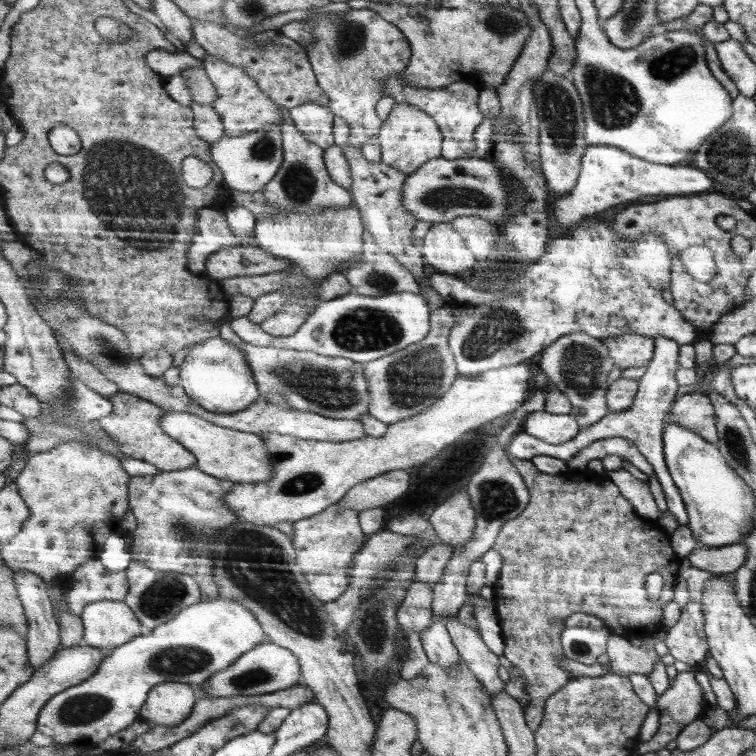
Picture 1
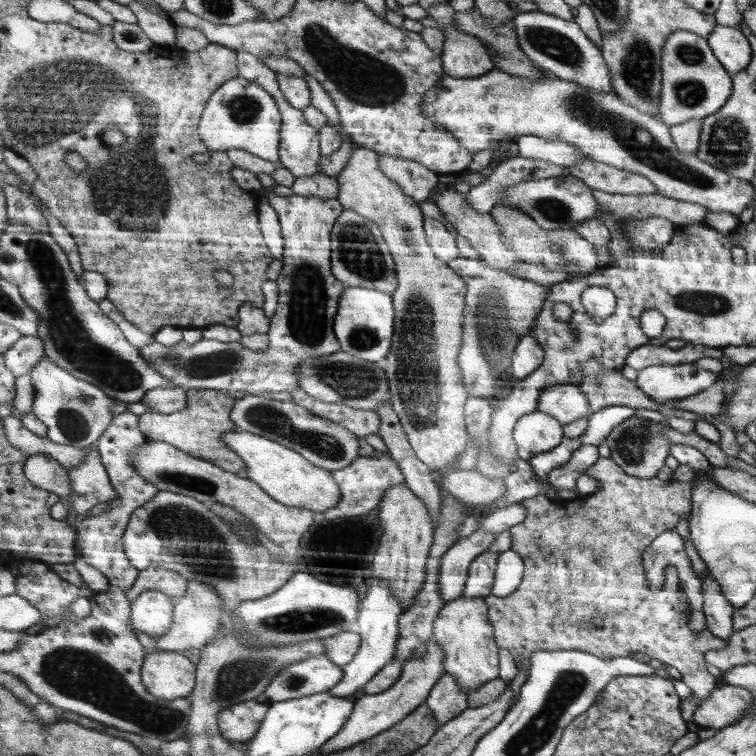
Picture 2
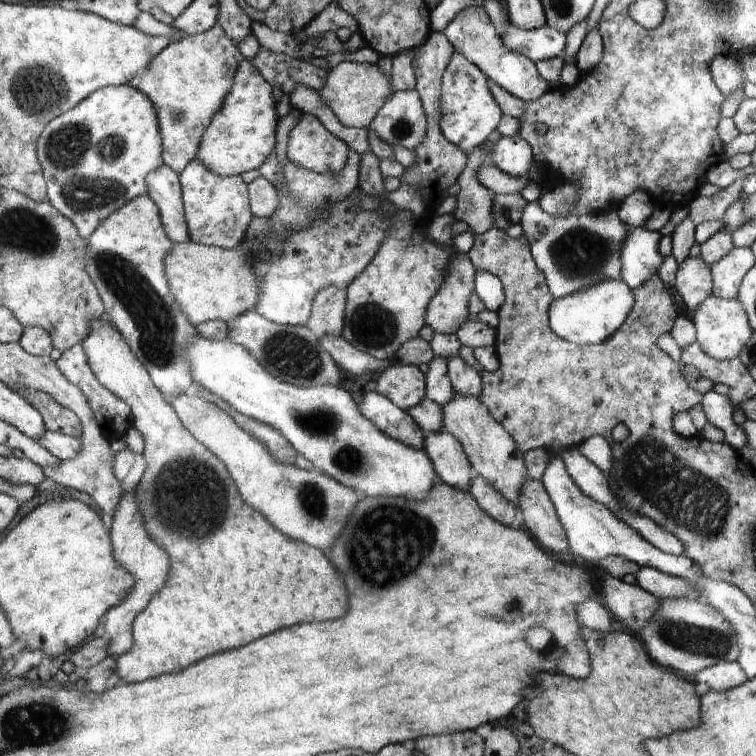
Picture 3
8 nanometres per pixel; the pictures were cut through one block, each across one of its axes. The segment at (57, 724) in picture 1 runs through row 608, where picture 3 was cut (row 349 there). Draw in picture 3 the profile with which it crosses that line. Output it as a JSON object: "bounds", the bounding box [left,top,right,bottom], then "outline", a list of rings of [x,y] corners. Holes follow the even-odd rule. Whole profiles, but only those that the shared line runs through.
{"bounds":[186,330,437,501],"outline":[[[196,330],[196,337],[189,342],[186,356],[188,356],[194,383],[204,387],[213,397],[221,398],[227,407],[231,407],[234,411],[256,419],[258,422],[266,423],[274,427],[274,430],[279,430],[297,454],[313,464],[314,470],[338,479],[338,482],[364,493],[366,497],[400,497],[424,501],[436,486],[434,483],[437,475],[436,467],[426,451],[406,446],[405,443],[380,430],[358,411],[348,387],[291,385],[271,375],[245,346],[235,343],[228,337],[225,339],[206,338],[198,335],[198,330]]]}

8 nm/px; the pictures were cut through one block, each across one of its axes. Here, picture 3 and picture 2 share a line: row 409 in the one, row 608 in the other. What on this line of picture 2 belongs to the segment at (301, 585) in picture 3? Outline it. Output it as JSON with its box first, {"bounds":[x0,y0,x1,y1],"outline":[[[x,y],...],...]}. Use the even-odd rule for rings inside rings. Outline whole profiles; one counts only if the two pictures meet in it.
{"bounds":[130,591,174,638],"outline":[[[160,591],[142,592],[130,609],[132,630],[154,638],[165,635],[174,622],[174,602],[174,598]]]}

